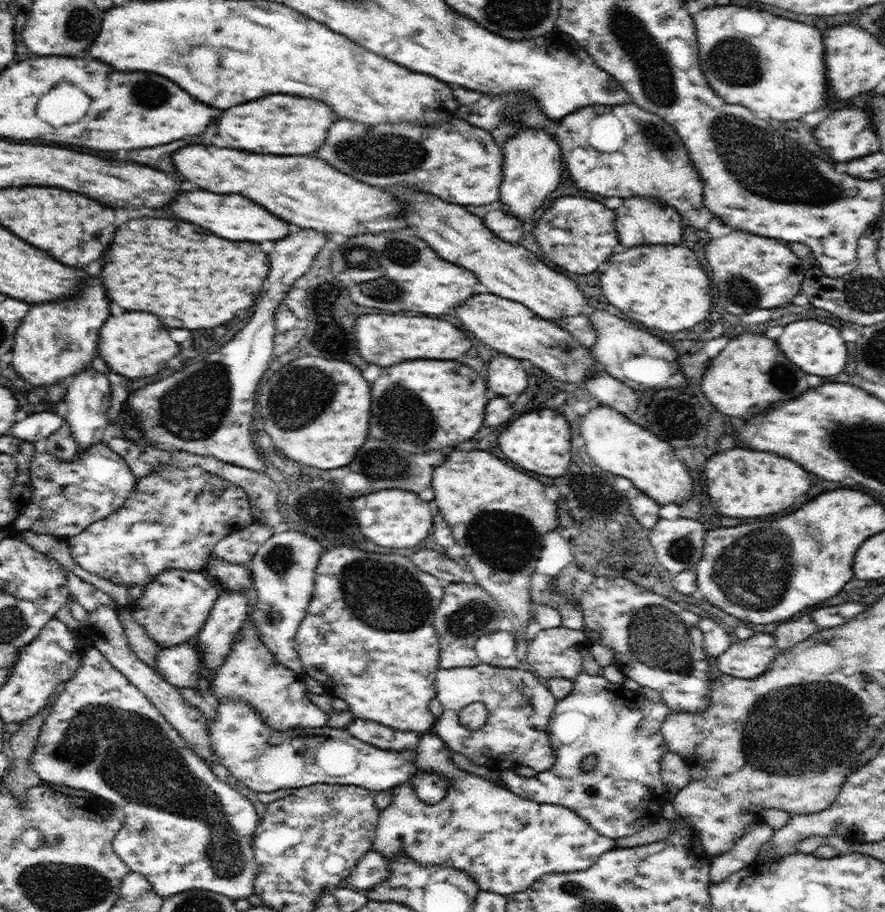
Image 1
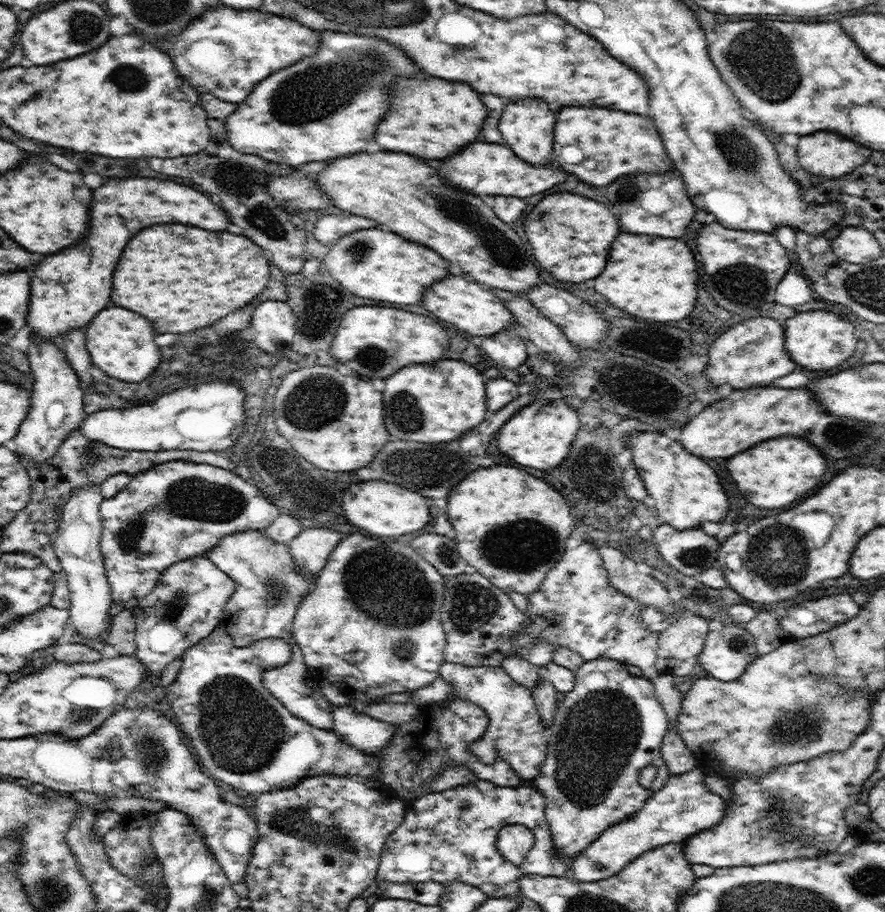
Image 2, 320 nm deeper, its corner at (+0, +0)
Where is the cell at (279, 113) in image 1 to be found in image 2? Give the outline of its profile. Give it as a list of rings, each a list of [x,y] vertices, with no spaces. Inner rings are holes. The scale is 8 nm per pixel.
[[[321,31],[316,54],[262,80],[262,84],[258,84],[258,88],[254,88],[254,92],[250,92],[250,96],[238,104],[238,108],[226,120],[228,140],[238,152],[256,154],[270,162],[284,162],[289,166],[300,166],[312,160],[328,162],[365,151],[368,142],[377,134],[381,118],[391,108],[390,95],[391,90],[395,90],[396,80],[422,74],[422,70],[418,70],[410,59],[398,46],[376,36]]]

